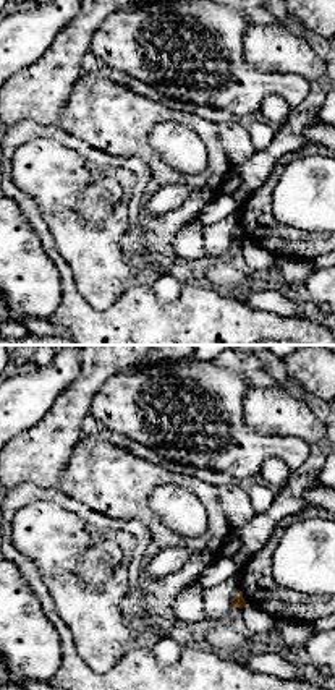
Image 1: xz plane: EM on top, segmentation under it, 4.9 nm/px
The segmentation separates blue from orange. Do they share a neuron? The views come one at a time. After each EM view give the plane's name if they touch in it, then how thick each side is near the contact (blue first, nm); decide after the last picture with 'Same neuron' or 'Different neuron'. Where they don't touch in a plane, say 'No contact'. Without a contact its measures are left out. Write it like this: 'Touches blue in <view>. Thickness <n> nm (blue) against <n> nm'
No contact

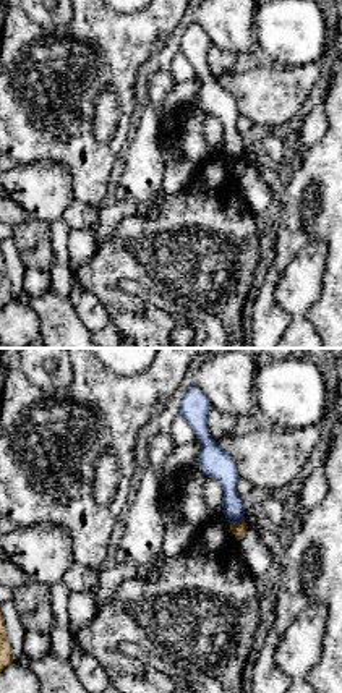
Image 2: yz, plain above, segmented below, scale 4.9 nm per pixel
Touches blue in yz. Thickness 120 nm (blue) against 80 nm

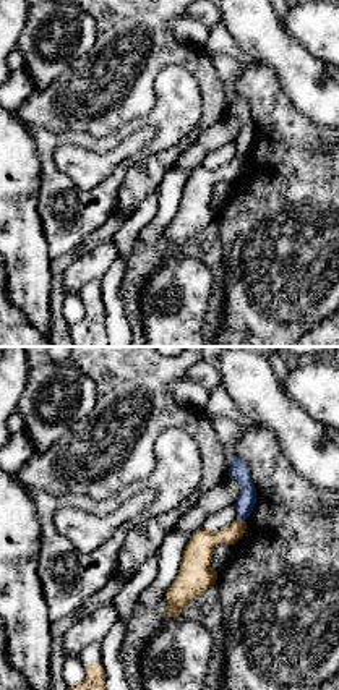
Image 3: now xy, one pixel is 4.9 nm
Touches blue in xy. Thickness 90 nm (blue) against 130 nm

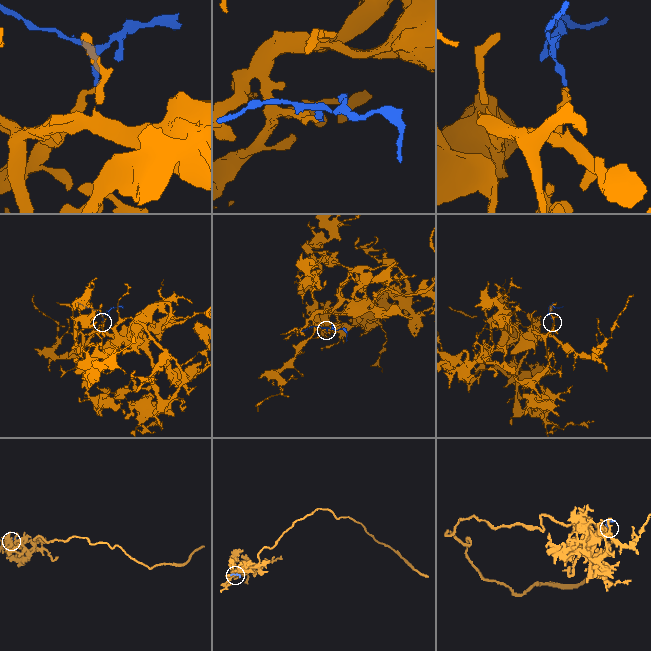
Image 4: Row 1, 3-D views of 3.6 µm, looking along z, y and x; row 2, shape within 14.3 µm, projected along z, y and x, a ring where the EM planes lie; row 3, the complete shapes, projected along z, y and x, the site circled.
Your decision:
Different neuron

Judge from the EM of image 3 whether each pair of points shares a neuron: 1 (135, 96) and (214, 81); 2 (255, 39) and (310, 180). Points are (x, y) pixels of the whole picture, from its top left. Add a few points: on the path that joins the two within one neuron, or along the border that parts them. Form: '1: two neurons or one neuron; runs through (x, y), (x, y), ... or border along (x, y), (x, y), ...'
1: one neuron; runs through (145, 73), (161, 57), (192, 59)
2: two neurons; border along (257, 62), (274, 72), (286, 96)

